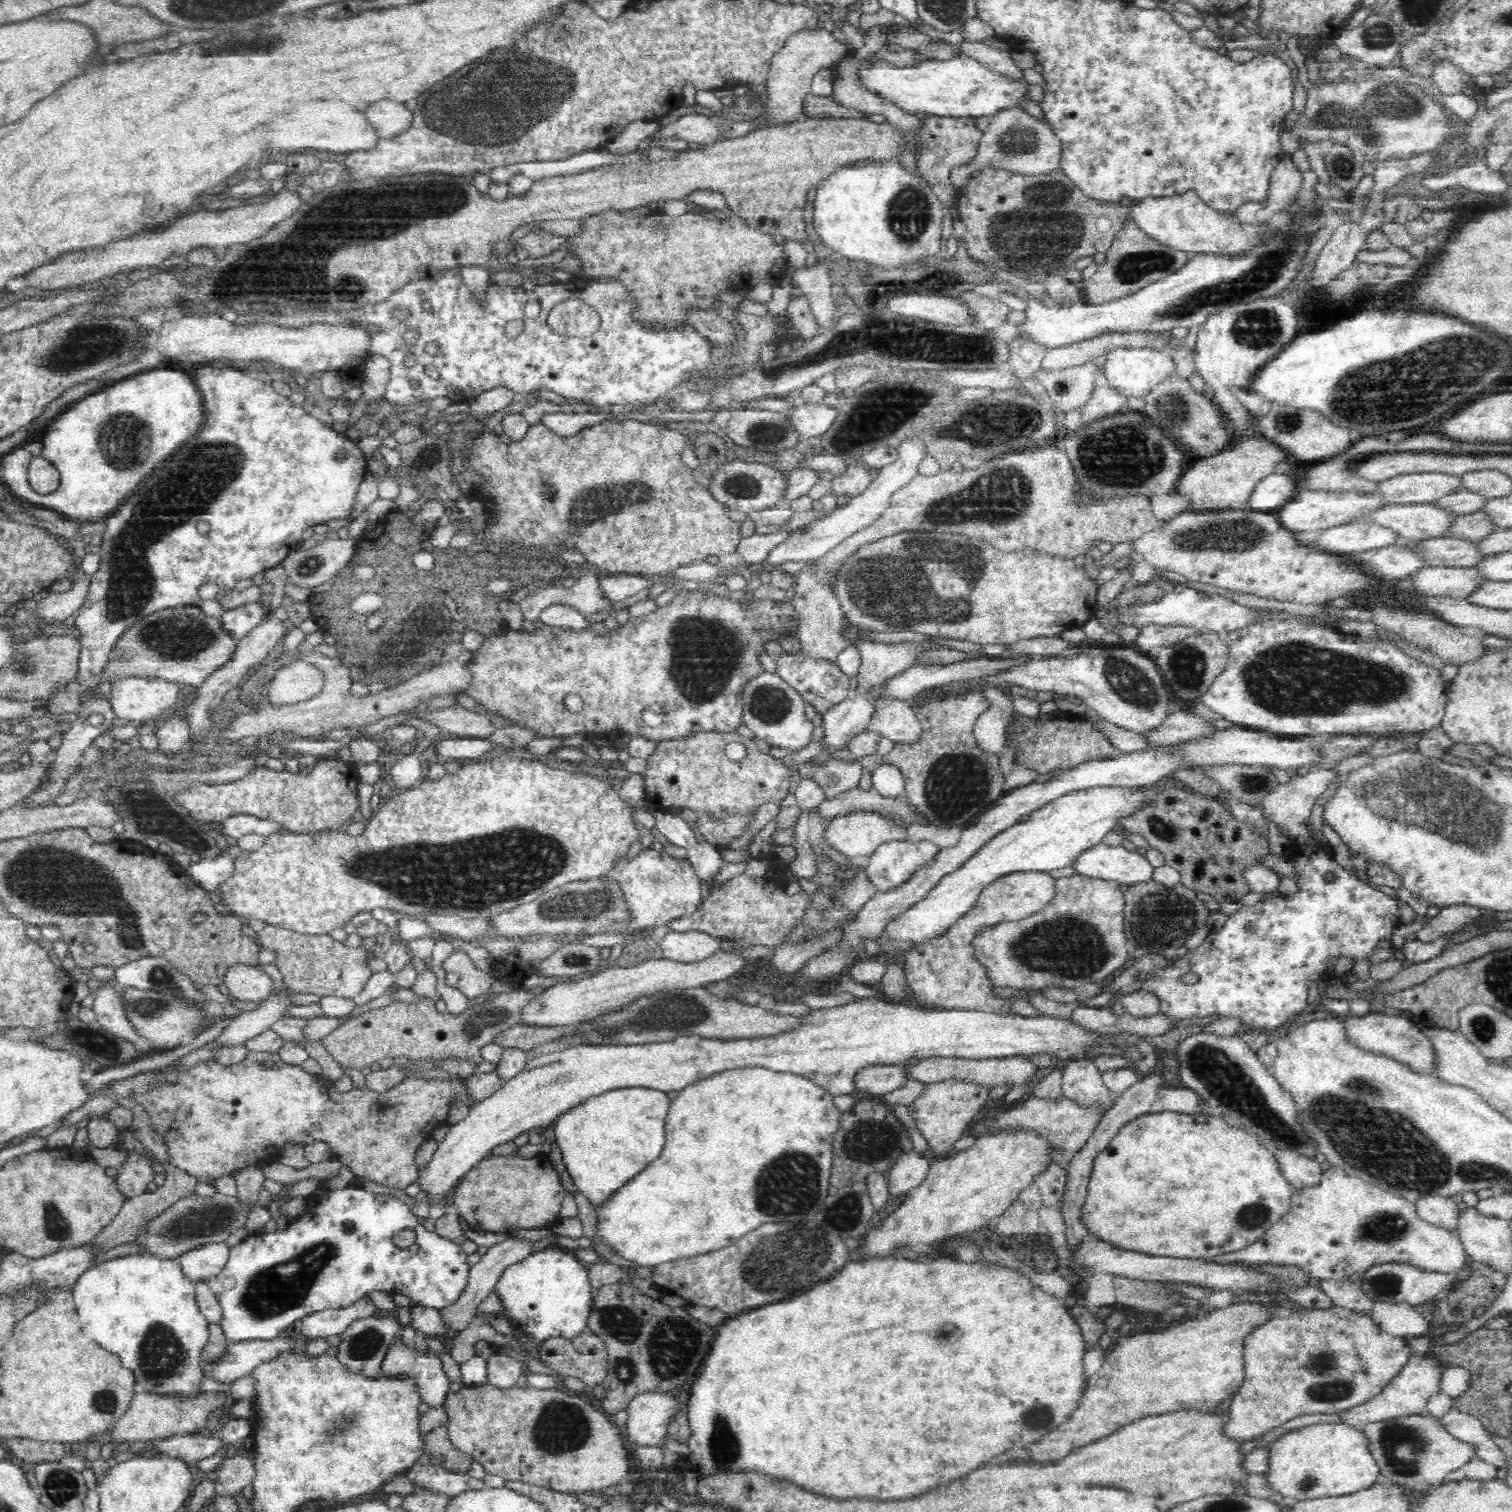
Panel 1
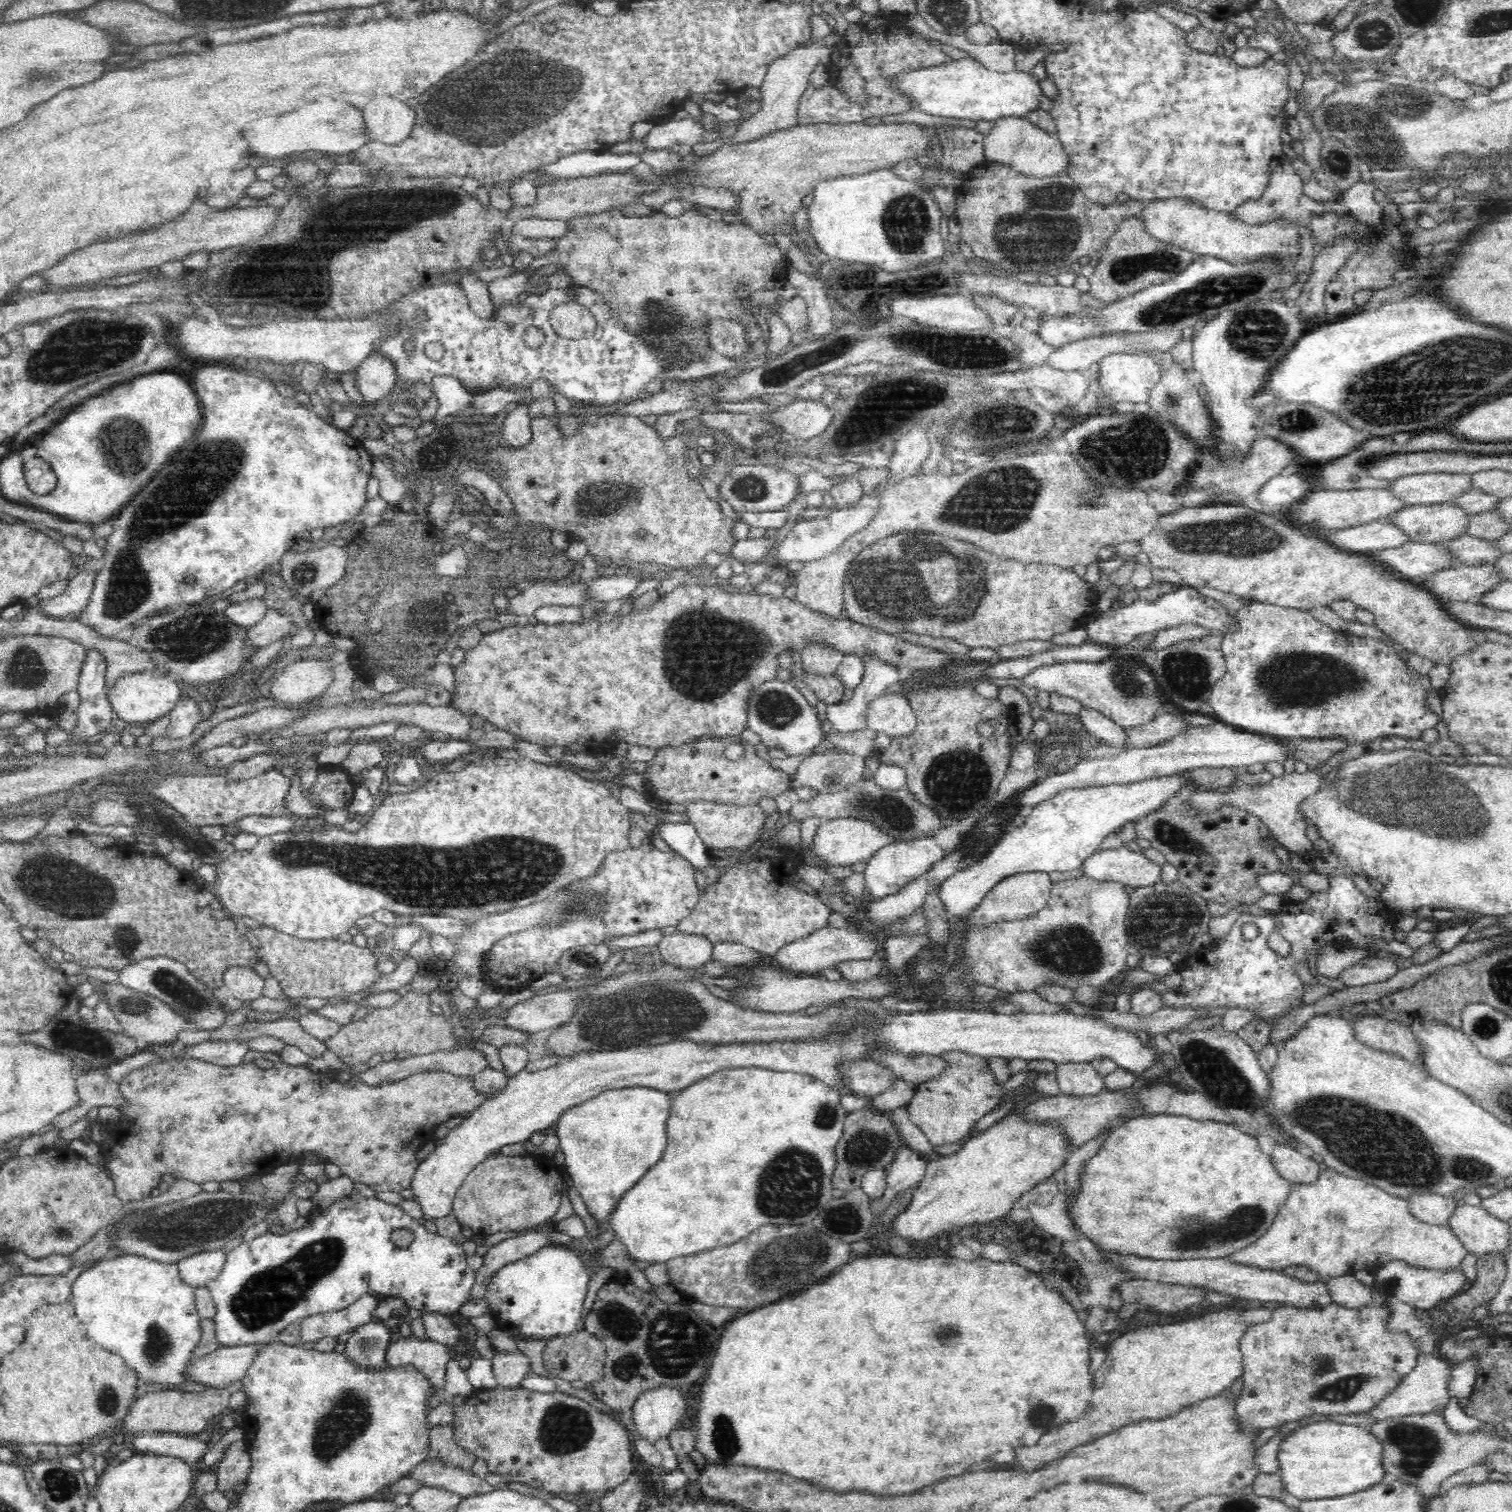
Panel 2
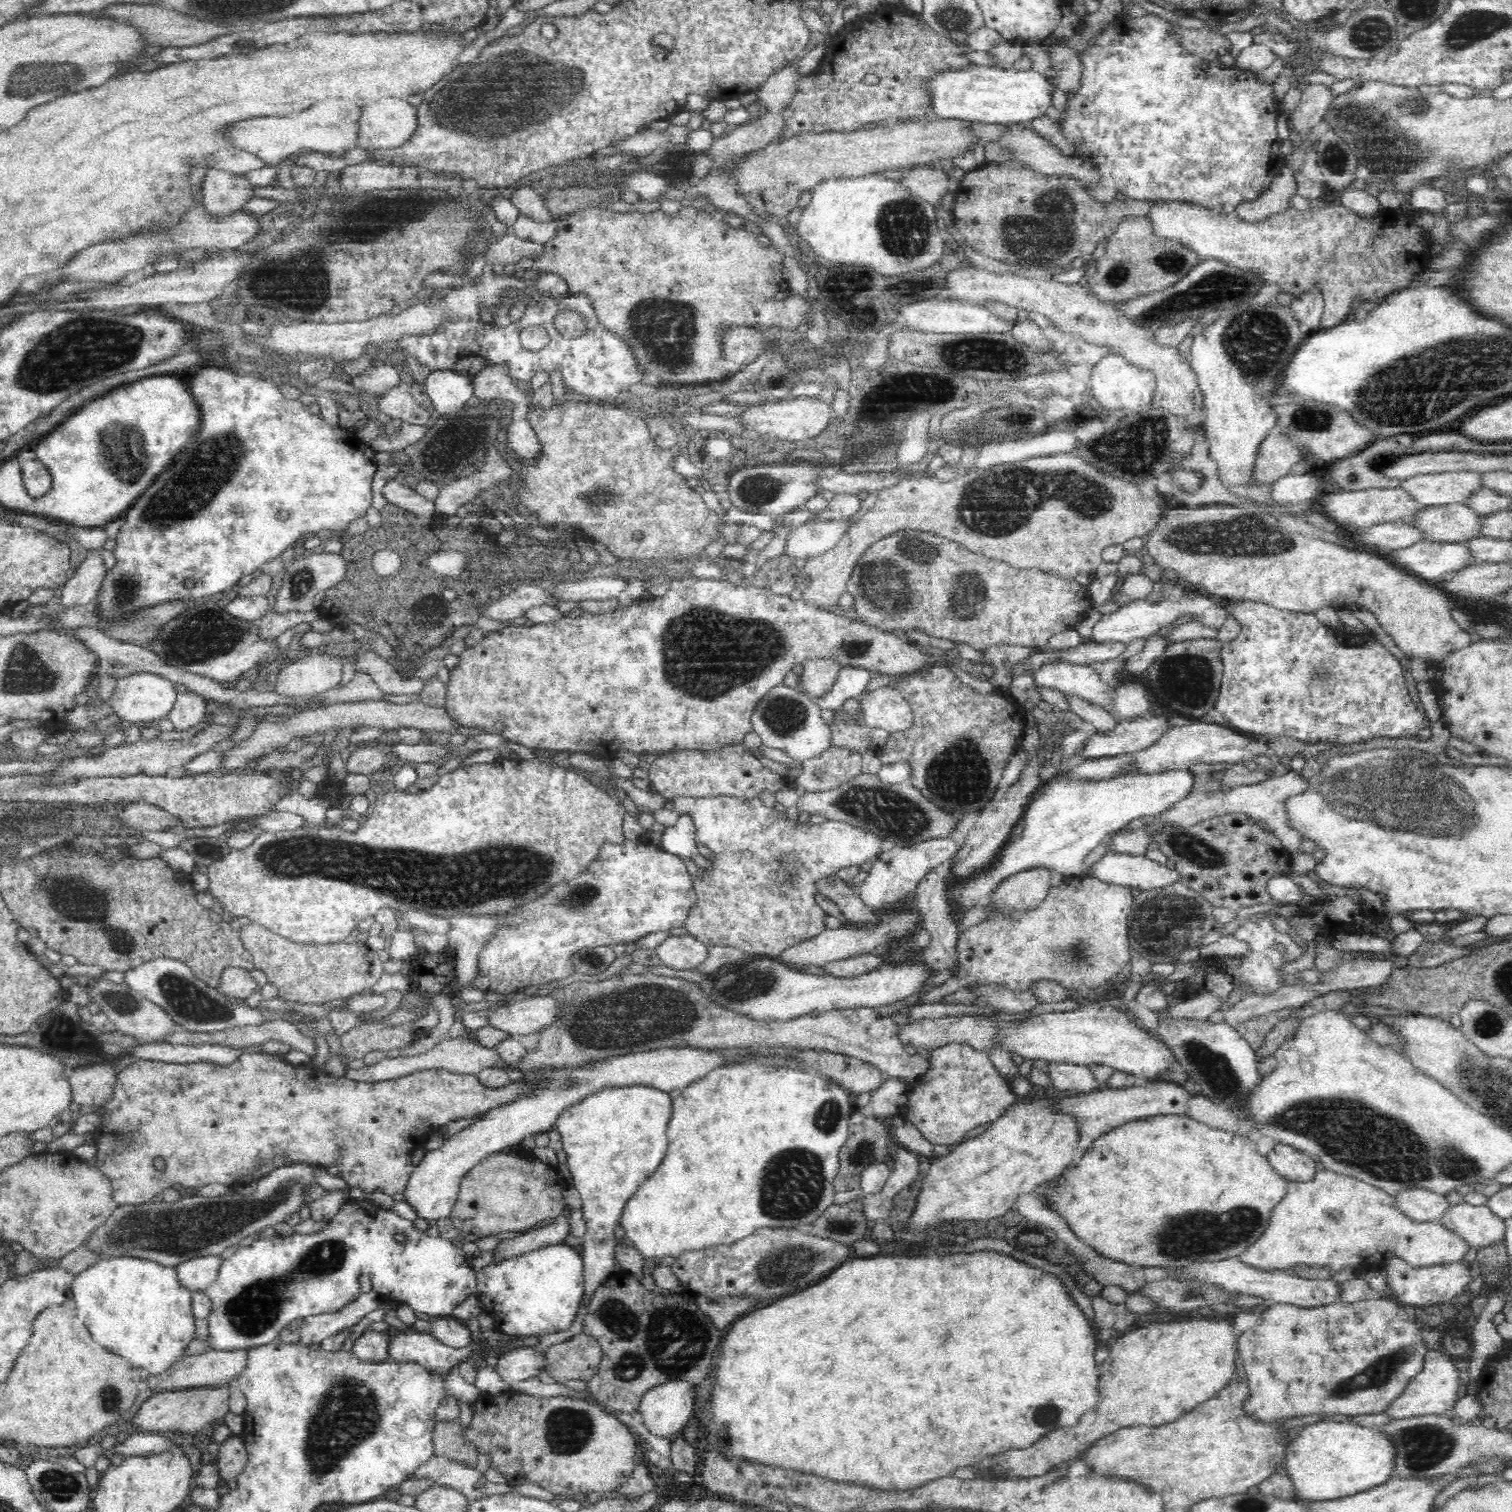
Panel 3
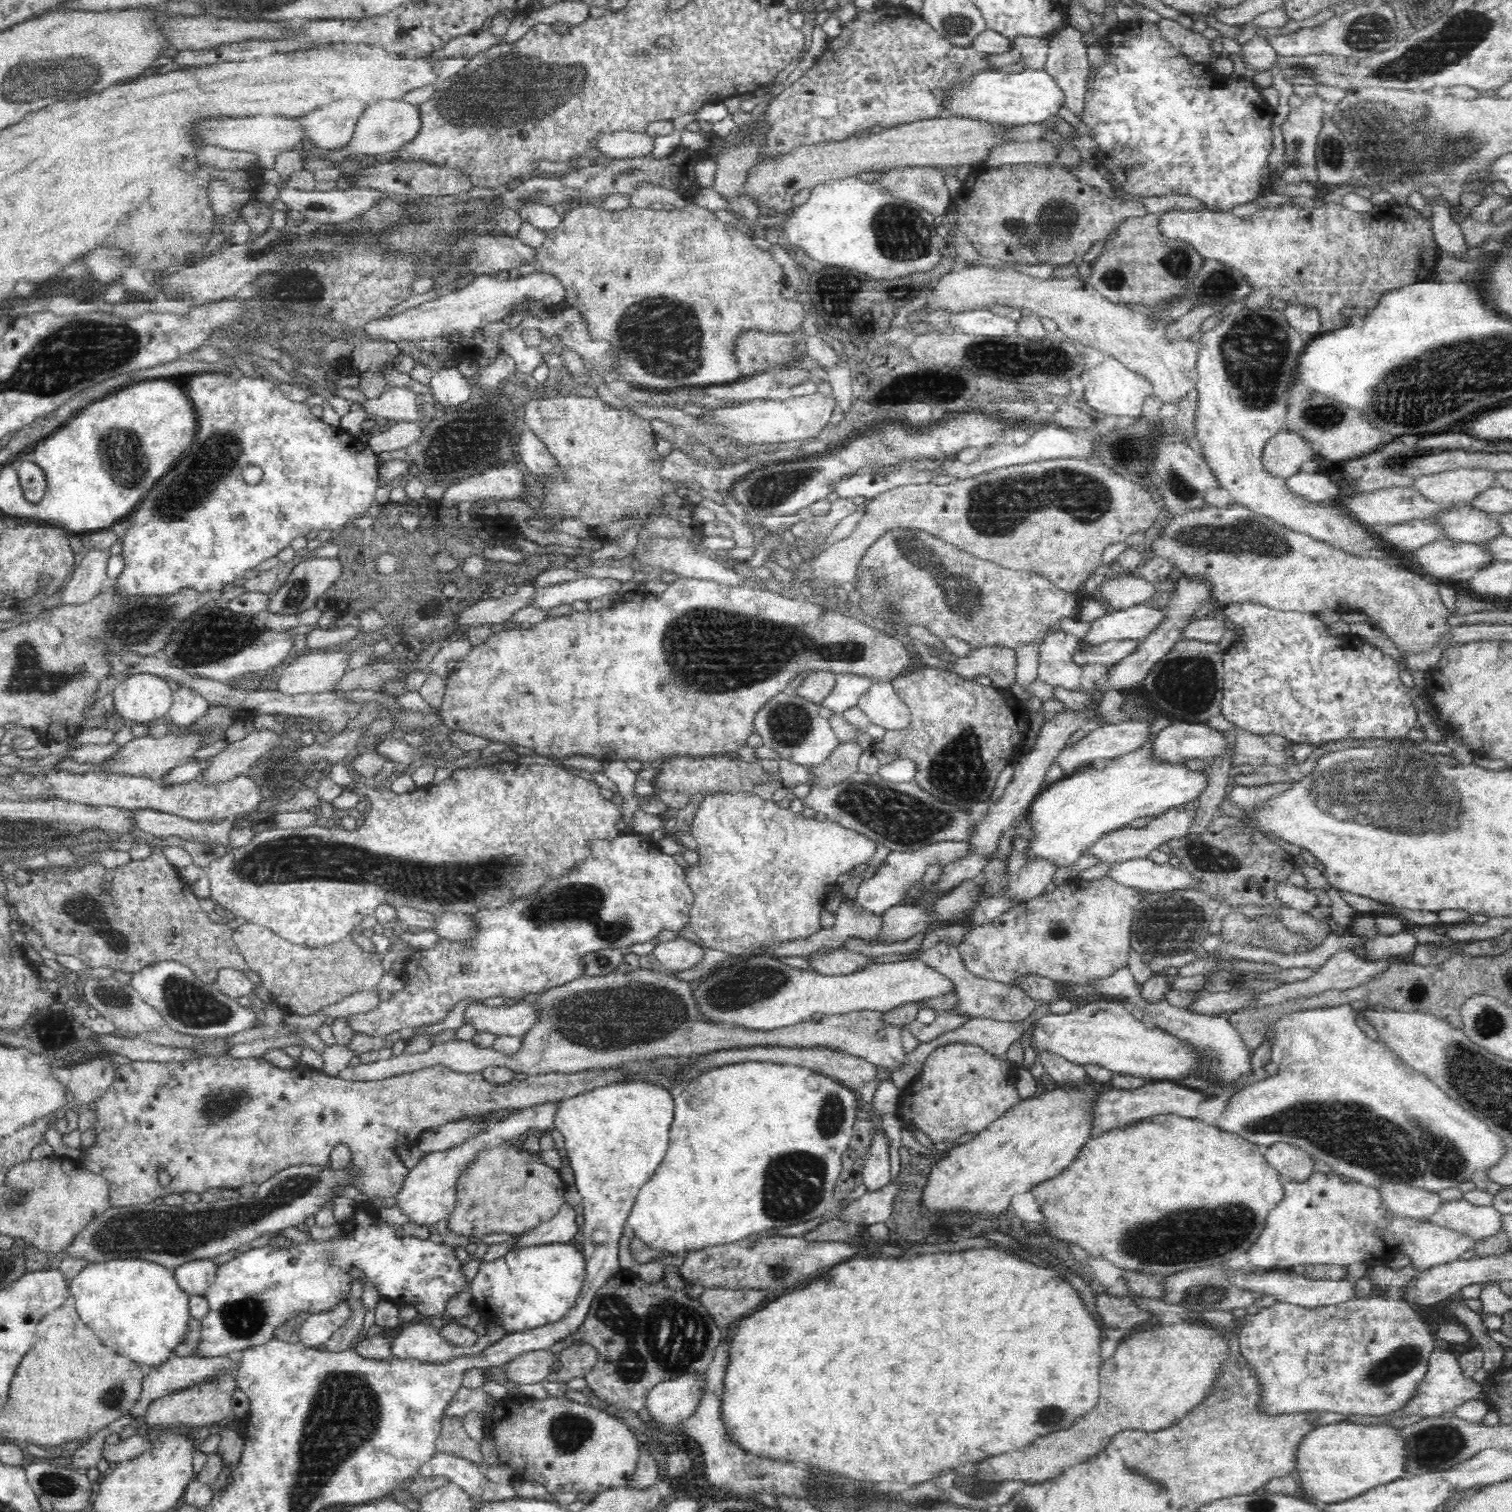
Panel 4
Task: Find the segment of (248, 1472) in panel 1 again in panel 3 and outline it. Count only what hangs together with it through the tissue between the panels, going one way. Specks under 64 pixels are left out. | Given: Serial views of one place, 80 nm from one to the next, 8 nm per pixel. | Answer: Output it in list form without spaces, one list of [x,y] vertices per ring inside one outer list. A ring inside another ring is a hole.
[[[231,1434],[220,1445],[216,1461],[220,1469],[220,1478],[230,1483],[238,1476],[238,1472],[244,1468],[245,1461],[248,1460],[246,1447],[240,1436]]]

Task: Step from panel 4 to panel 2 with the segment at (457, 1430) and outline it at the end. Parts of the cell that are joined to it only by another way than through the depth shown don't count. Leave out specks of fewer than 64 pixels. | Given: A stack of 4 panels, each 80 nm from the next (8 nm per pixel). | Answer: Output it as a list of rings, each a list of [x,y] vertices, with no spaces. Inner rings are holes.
[[[442,1424],[429,1430],[432,1456],[462,1468],[471,1469],[478,1456],[455,1441],[455,1425]]]

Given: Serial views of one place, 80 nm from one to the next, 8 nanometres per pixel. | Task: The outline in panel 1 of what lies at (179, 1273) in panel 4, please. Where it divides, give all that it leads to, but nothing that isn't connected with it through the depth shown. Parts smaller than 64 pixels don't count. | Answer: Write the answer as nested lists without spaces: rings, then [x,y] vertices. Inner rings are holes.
[[[216,1244],[214,1247],[200,1248],[180,1256],[180,1263],[184,1277],[194,1284],[207,1282],[220,1274],[229,1258],[226,1244]]]

